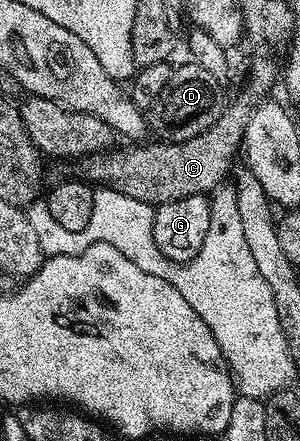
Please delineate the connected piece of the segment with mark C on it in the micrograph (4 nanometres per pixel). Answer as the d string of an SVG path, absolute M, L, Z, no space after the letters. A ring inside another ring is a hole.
M257 62L247 77L247 86L232 101L230 98L224 104L223 114L217 123L201 131L201 135L193 135L193 139L184 141L154 143L155 145L131 143L126 146L128 149L112 147L101 153L90 153L78 162L78 176L92 186L116 189L121 191L121 195L129 195L129 199L137 199L152 207L173 203L189 195L207 195L218 190L226 182L223 180L232 176L235 156L240 156L243 148L243 136L249 127L251 111L270 94L267 92L275 77L277 81L277 69L275 73L269 62Z

